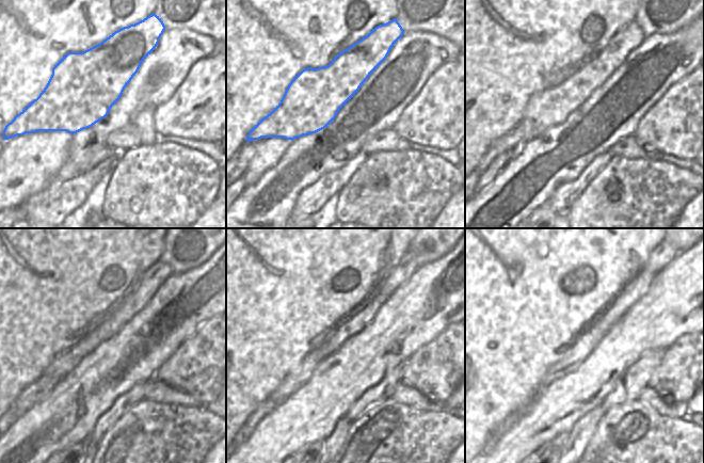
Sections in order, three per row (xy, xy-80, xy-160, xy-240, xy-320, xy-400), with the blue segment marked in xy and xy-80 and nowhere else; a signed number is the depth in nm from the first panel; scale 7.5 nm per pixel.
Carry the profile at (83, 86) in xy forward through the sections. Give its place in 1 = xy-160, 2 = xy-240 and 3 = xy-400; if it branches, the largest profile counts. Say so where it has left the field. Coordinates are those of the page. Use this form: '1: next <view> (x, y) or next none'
1: next xy-160 (547, 108)
2: next xy-240 (155, 276)
3: next xy-400 (662, 254)

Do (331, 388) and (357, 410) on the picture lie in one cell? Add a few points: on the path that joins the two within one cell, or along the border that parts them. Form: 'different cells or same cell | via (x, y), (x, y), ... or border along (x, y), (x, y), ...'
different cells | border along (370, 387), (344, 416)

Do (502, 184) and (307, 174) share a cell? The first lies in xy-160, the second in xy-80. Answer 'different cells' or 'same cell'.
same cell

